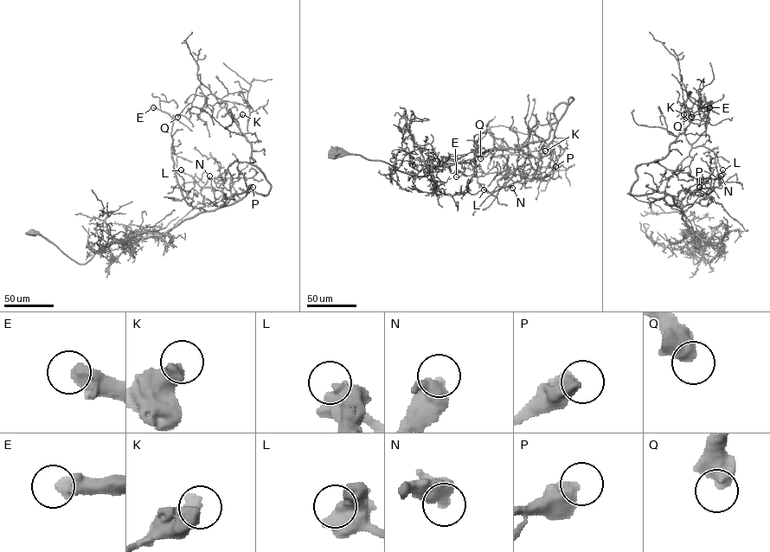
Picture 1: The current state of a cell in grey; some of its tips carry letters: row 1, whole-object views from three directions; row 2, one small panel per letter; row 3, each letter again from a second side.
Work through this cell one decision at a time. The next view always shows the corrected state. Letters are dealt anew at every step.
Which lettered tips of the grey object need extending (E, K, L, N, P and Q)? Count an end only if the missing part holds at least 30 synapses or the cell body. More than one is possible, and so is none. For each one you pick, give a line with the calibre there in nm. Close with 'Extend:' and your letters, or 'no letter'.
E: calibre 360 nm
L: calibre 600 nm
Extend: E, L

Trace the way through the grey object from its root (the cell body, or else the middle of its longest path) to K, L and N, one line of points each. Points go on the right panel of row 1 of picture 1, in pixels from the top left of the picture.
K: (685, 233), (696, 264), (709, 240), (693, 234), (671, 196), (630, 194), (636, 168), (667, 154), (683, 114)
L: (685, 233), (696, 264), (709, 240), (693, 234), (682, 219), (682, 208), (696, 191), (717, 187), (722, 170)
N: (685, 233), (696, 264), (709, 240), (693, 234), (682, 219), (682, 208), (696, 191), (722, 188), (721, 176)

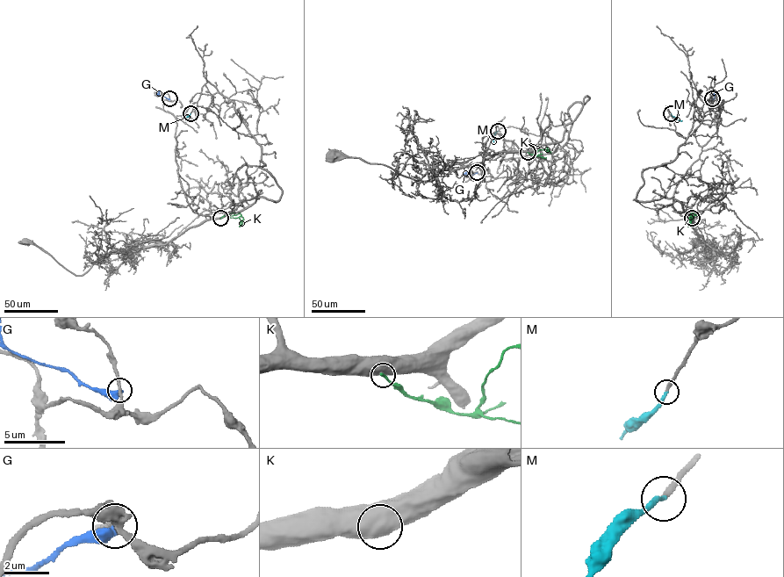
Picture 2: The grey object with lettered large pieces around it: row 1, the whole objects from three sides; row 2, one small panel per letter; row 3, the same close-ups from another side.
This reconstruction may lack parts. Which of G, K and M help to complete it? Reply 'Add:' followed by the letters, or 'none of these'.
Add: M

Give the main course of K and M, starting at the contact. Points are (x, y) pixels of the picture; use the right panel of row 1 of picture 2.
K: (692, 218), (695, 214), (689, 218), (691, 227)
M: (671, 113), (681, 121)

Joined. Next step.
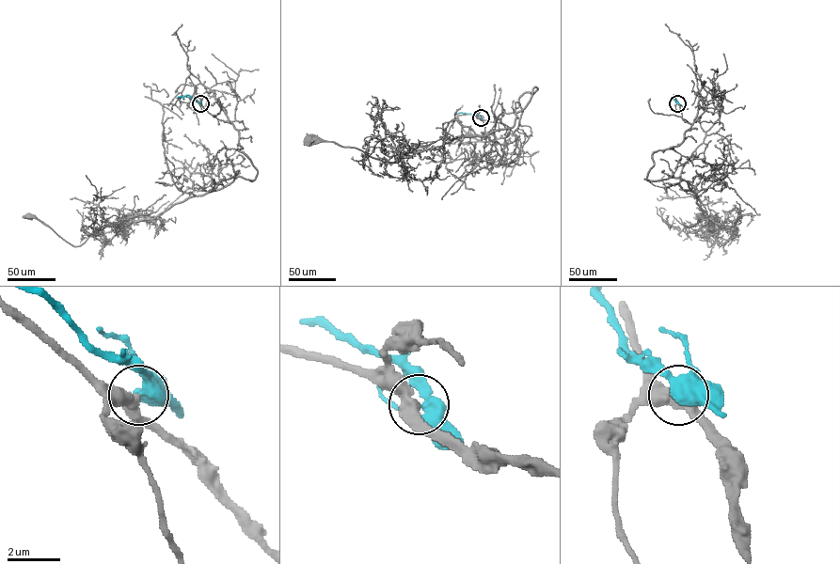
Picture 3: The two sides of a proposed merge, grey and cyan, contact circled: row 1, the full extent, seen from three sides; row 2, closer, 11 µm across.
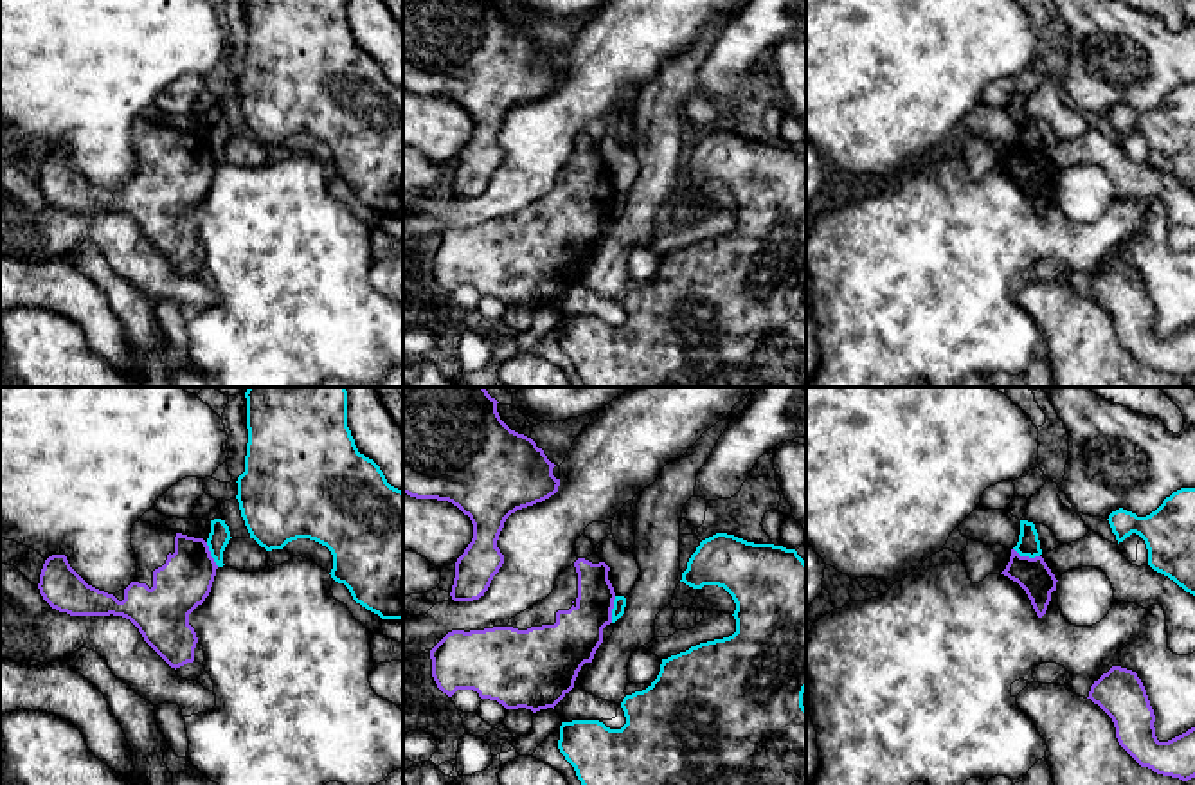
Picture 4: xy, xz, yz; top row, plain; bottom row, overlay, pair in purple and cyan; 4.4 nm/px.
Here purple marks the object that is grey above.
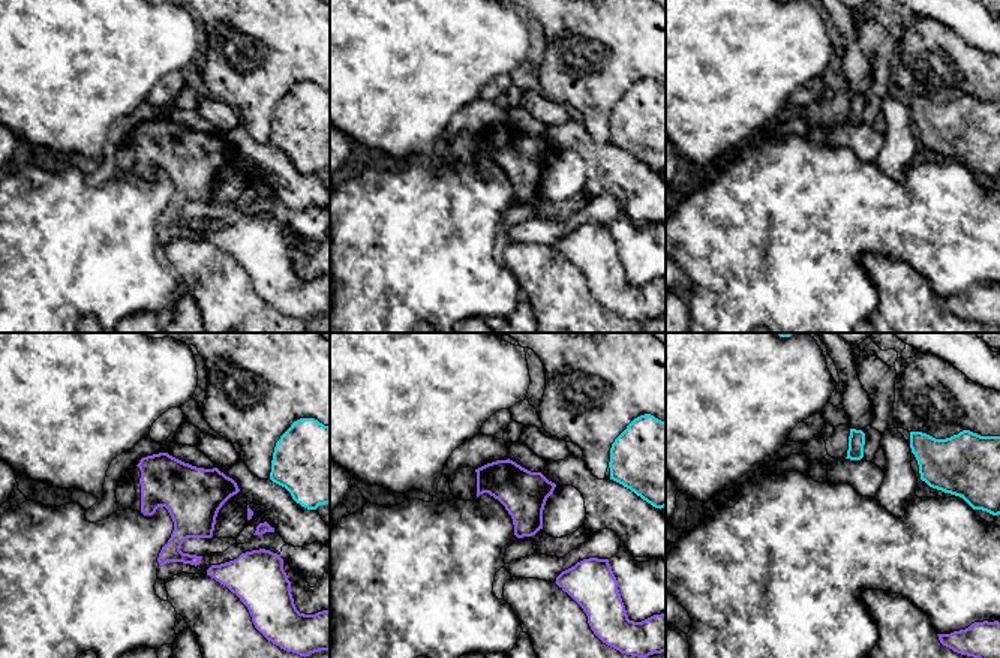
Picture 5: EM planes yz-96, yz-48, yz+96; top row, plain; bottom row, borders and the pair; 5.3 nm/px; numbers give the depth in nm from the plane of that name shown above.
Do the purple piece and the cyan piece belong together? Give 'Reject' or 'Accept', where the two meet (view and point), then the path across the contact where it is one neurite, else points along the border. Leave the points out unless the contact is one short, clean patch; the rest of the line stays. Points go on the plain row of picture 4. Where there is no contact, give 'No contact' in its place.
Reject. Touches purple at xz (612, 204)

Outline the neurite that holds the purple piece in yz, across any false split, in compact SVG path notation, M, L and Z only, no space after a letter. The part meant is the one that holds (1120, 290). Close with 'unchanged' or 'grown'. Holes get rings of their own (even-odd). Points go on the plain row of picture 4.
M1112 263L1094 277L1087 295L1112 315L1119 342L1141 364L1182 378L1195 374L1195 324L1159 338L1155 311L1136 268Z; unchanged

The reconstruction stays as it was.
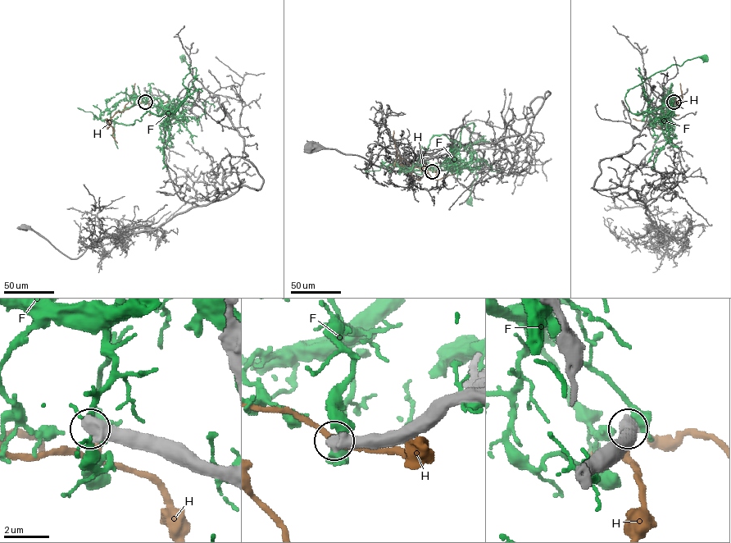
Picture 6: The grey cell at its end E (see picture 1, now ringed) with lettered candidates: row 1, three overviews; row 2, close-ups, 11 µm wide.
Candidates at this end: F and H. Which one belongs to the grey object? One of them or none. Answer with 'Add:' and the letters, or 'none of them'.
Add: none of them

